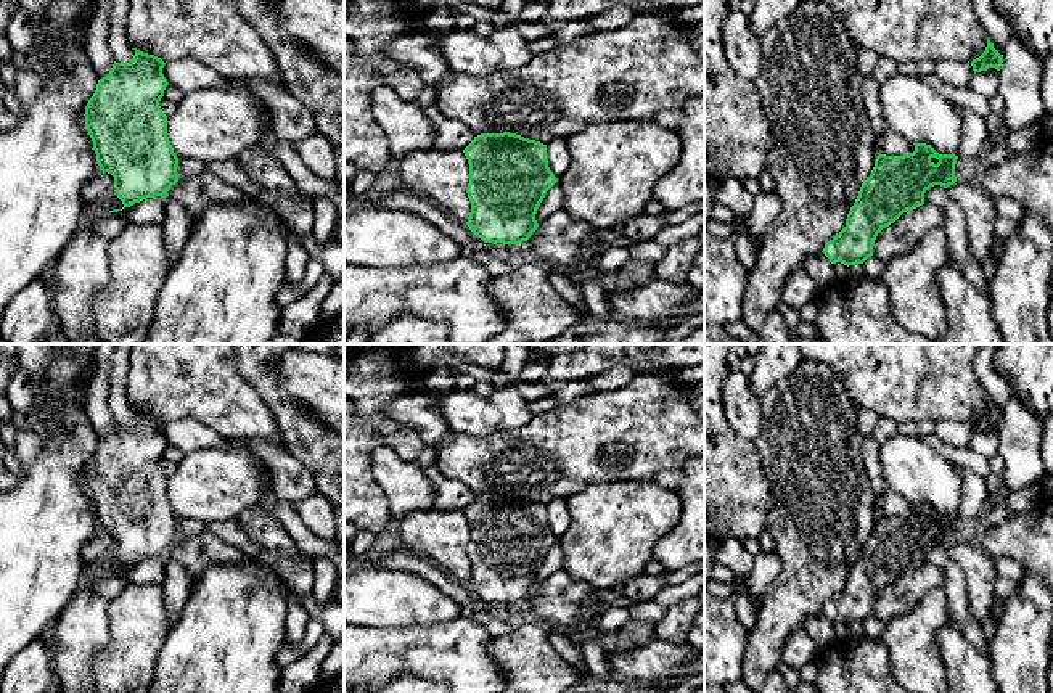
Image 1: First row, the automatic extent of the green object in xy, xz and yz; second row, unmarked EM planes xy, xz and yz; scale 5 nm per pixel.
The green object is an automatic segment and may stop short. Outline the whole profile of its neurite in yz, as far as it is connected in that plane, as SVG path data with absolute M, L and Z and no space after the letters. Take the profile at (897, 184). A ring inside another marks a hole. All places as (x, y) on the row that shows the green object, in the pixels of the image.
M926 143L913 145L915 151L903 156L876 156L847 214L846 227L822 251L831 264L863 264L873 256L875 240L883 228L903 212L923 206L931 187L947 188L957 182L958 156L939 154Z

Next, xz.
M481 133L463 150L469 164L469 183L466 188L471 212L466 225L484 243L519 244L537 230L537 209L547 191L558 182L548 167L547 145L516 133Z

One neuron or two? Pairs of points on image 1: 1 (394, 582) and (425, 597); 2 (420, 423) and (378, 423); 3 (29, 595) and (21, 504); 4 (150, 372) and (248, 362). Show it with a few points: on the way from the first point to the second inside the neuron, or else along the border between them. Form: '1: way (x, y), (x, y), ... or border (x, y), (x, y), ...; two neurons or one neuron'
1: way (402, 590), (409, 597), (417, 597); one neuron
2: border (383, 410), (410, 426), (428, 446); two neurons
3: way (23, 573), (23, 526); one neuron
4: border (235, 360), (237, 372), (259, 393); two neurons

